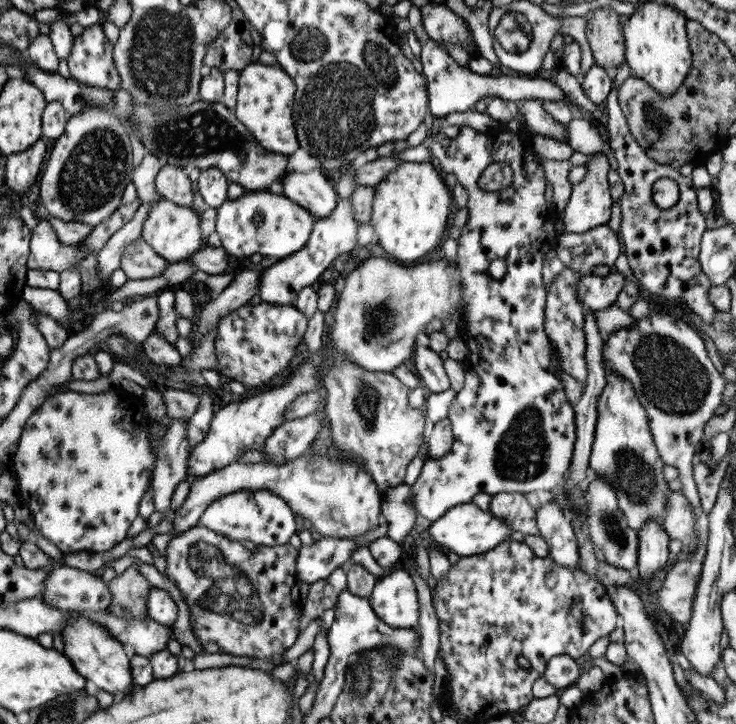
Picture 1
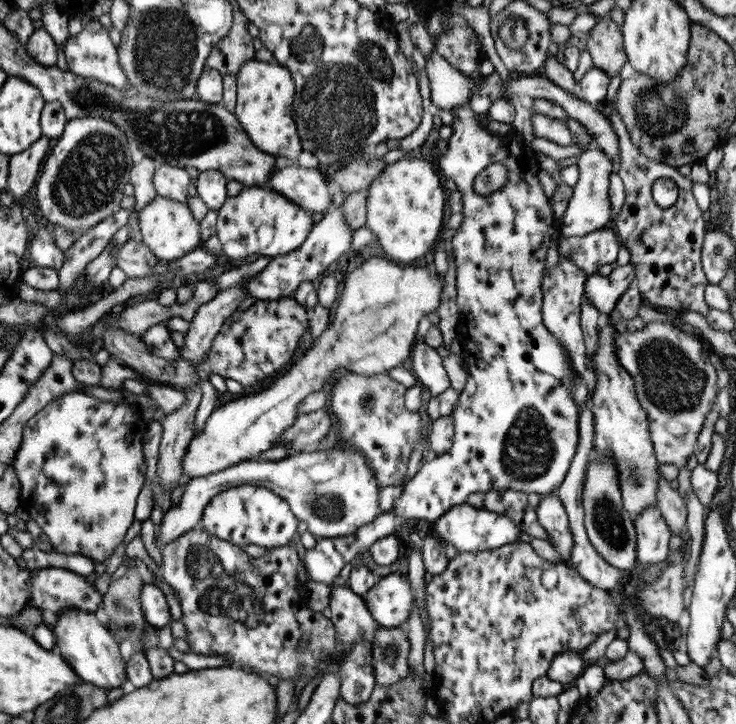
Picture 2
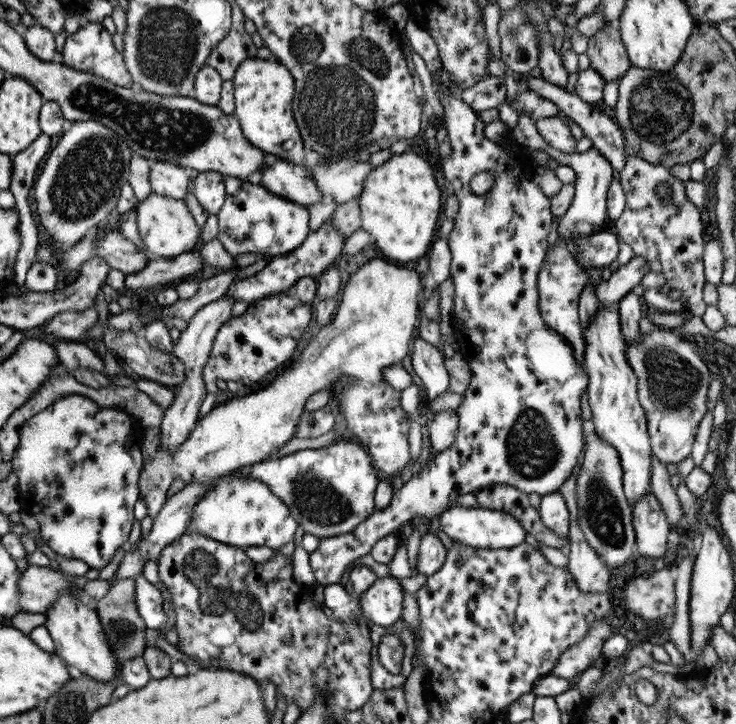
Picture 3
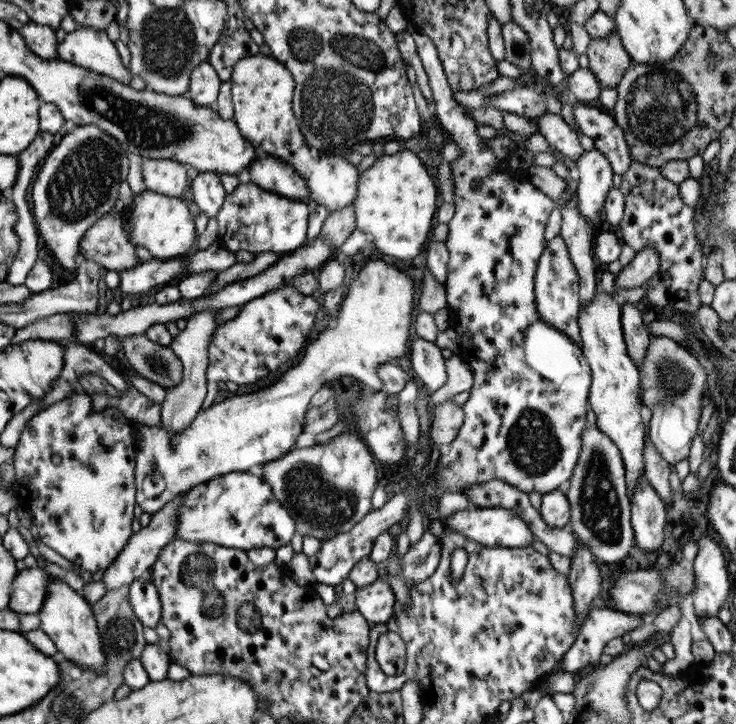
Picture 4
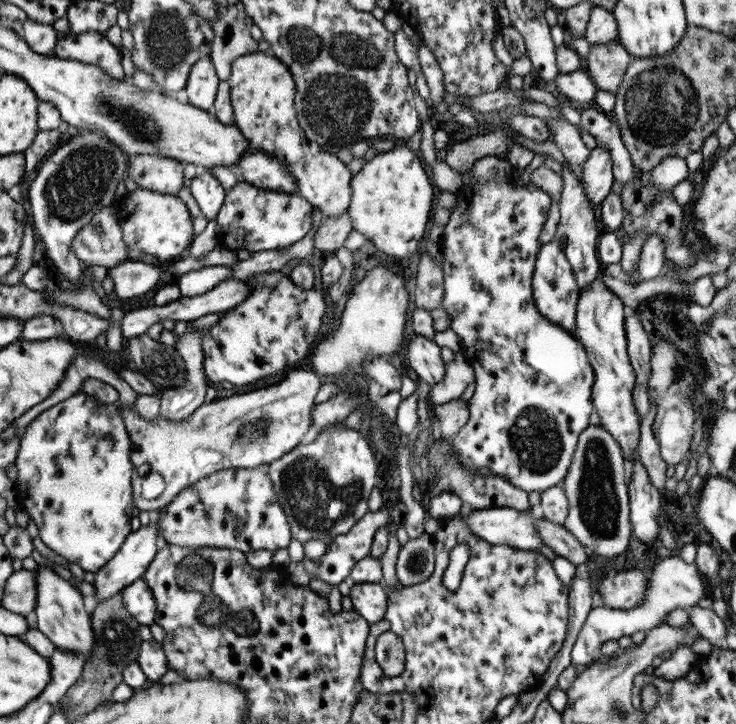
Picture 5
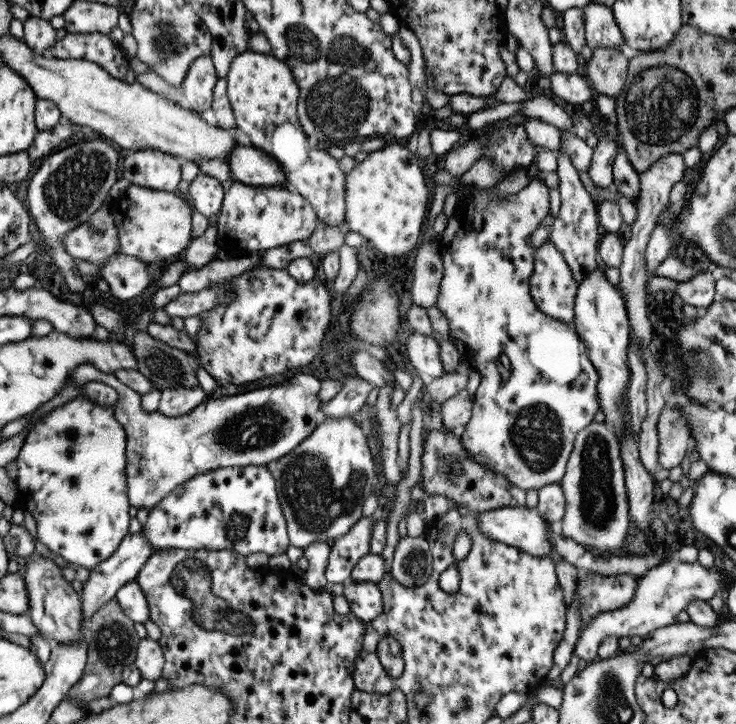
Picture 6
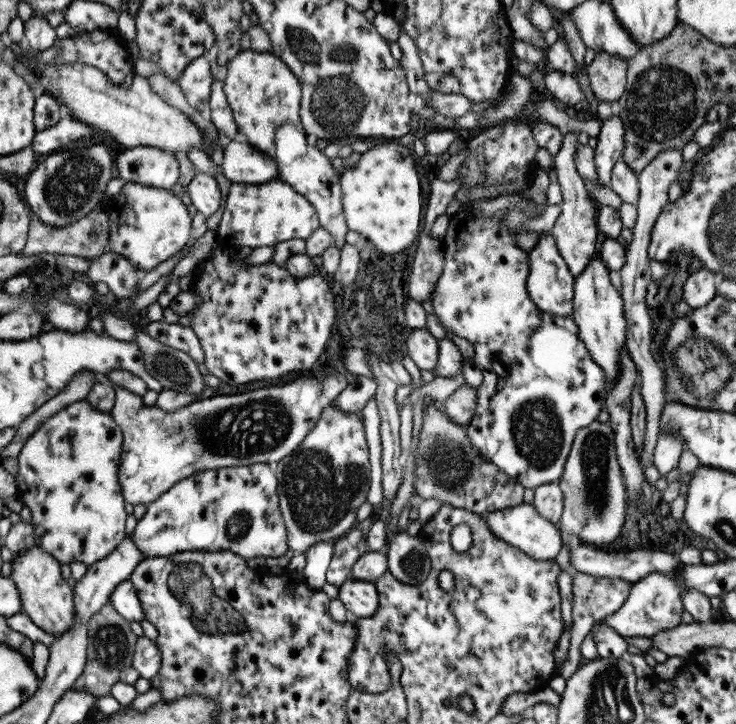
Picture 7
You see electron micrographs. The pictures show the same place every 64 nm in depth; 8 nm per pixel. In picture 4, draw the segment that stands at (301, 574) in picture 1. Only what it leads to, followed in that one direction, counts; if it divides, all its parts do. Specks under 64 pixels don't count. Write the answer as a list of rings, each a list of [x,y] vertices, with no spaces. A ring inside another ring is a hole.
[[[407,25],[406,31],[416,46],[416,52],[433,93],[434,104],[430,112],[435,114],[444,127],[447,139],[457,144],[457,148],[461,150],[459,157],[449,164],[453,178],[454,212],[447,223],[447,238],[444,241],[449,260],[443,284],[448,328],[455,331],[460,354],[469,362],[472,383],[469,395],[461,405],[463,410],[461,426],[449,444],[449,452],[439,456],[433,476],[427,476],[427,480],[420,488],[413,489],[411,486],[397,492],[379,509],[371,510],[363,516],[363,519],[353,524],[347,532],[340,532],[322,541],[321,549],[307,558],[315,583],[329,585],[332,588],[348,578],[348,573],[356,561],[368,556],[372,542],[381,532],[387,532],[390,526],[407,516],[409,502],[415,504],[421,513],[427,502],[435,500],[440,486],[443,491],[461,493],[471,485],[484,484],[496,479],[524,493],[538,492],[543,495],[555,488],[563,488],[575,467],[581,449],[581,436],[585,430],[585,405],[591,382],[587,362],[581,354],[581,348],[574,344],[569,336],[547,324],[535,308],[534,274],[537,260],[546,246],[543,232],[547,216],[555,204],[530,183],[528,168],[509,168],[510,157],[497,160],[497,156],[493,155],[485,145],[486,140],[477,135],[471,114],[452,97],[454,93],[446,81],[433,42],[412,26]],[[473,180],[479,180],[479,187],[476,189],[471,187]]]

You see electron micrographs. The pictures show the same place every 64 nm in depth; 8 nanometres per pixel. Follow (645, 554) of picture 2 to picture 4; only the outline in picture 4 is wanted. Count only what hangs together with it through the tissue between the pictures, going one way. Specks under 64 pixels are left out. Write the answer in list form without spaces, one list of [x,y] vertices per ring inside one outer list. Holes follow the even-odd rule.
[[[644,476],[635,486],[630,503],[630,525],[633,529],[634,544],[643,552],[659,550],[663,542],[666,510],[664,503],[646,482]]]

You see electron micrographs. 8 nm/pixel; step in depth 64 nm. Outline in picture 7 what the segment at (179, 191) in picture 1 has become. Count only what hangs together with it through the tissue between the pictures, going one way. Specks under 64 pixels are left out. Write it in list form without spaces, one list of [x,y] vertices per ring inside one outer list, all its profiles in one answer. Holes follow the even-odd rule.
[[[149,146],[122,148],[114,156],[114,165],[125,183],[151,188],[171,190],[179,176],[175,155]]]

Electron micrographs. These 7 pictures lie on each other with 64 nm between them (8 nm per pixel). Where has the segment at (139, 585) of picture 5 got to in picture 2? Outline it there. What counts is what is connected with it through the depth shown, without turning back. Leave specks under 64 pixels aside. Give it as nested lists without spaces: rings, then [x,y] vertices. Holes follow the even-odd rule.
[[[144,584],[139,592],[138,600],[141,603],[141,613],[143,613],[145,624],[160,628],[171,620],[167,600],[158,587]]]

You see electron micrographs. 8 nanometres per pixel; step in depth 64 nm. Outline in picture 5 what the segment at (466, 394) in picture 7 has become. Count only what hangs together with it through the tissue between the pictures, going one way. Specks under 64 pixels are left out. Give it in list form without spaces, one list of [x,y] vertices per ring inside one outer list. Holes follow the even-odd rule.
[[[458,397],[433,403],[432,407],[439,424],[440,440],[451,442],[467,421],[467,402]]]

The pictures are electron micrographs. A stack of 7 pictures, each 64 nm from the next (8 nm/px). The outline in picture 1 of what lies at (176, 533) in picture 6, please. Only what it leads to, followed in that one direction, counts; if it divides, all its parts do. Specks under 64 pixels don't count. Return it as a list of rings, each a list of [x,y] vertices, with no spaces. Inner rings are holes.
[[[235,490],[217,498],[199,516],[198,525],[239,541],[249,540],[255,545],[273,546],[289,542],[291,534],[297,534],[293,512],[287,504],[272,492],[261,490]]]

